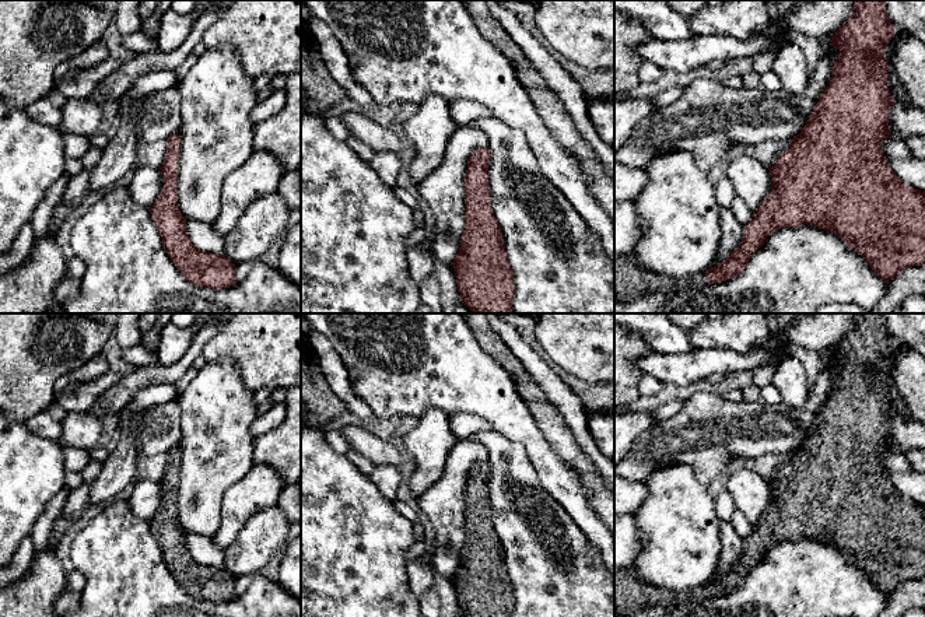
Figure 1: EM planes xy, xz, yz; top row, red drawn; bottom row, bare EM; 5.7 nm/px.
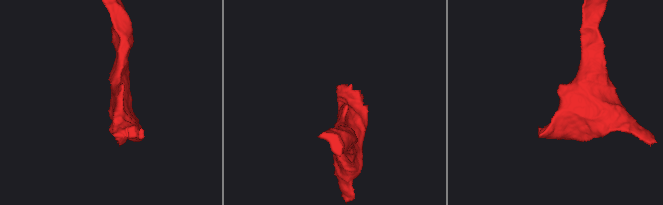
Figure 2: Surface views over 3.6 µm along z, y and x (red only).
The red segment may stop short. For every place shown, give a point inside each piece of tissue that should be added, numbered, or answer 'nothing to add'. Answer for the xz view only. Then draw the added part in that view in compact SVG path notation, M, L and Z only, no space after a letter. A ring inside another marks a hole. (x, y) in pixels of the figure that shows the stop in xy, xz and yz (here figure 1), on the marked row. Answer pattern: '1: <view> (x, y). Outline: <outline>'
nothing to add

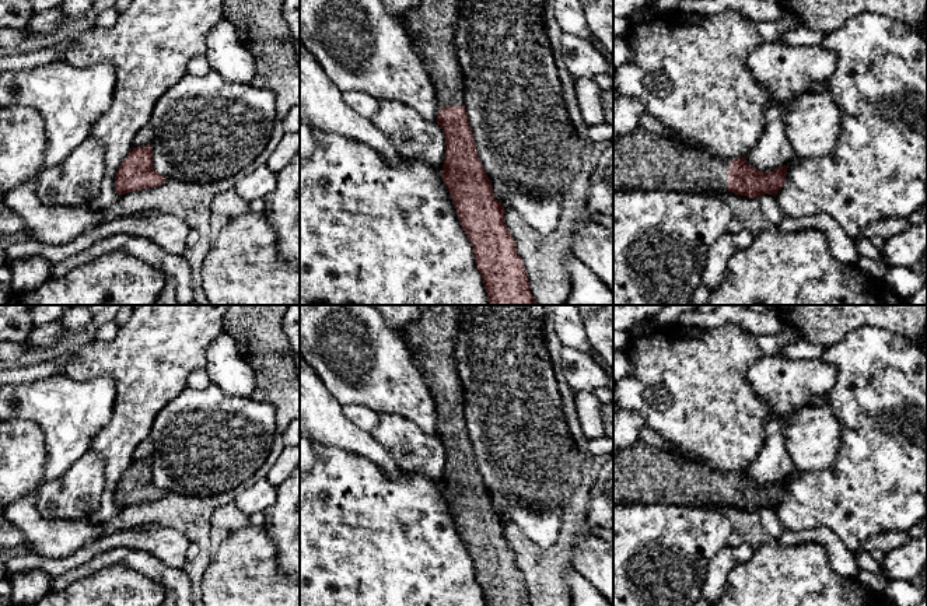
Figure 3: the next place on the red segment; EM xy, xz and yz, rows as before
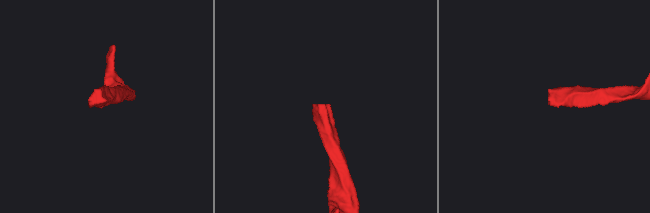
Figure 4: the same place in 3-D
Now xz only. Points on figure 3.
1: xz (433, 23). Outline: M420 0L406 18L434 87L438 109L465 105L464 73L455 49L459 0Z

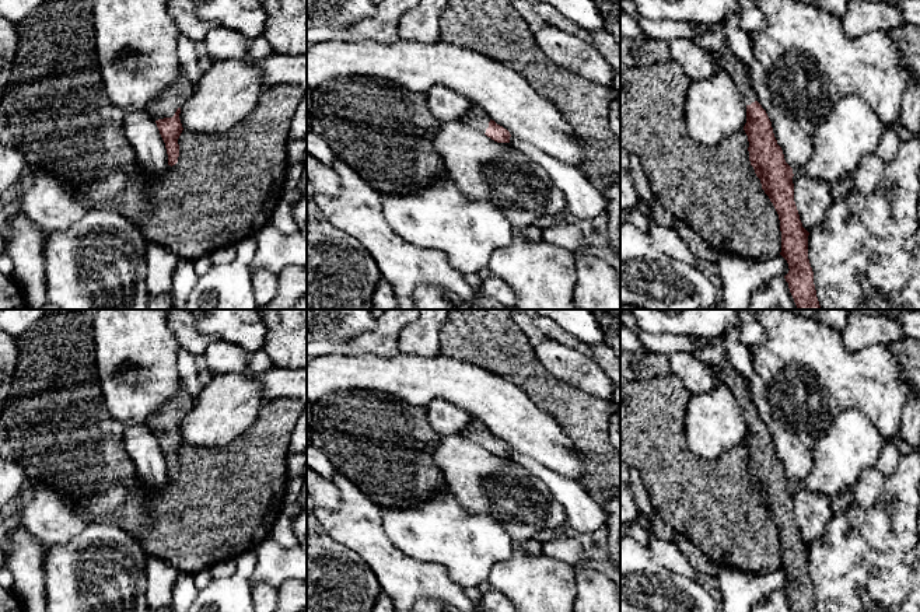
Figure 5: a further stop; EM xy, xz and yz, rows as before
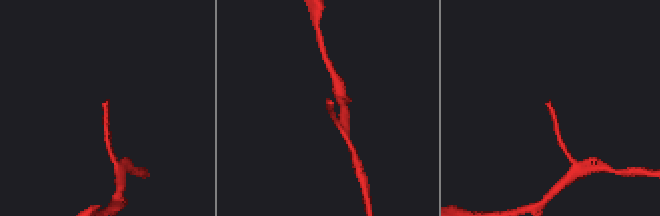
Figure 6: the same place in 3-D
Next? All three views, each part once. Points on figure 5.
1: xy (164, 107). Outline: M181 70L176 81L169 85L160 98L157 98L148 109L153 119L172 118L178 108L193 94L193 85L183 70Z

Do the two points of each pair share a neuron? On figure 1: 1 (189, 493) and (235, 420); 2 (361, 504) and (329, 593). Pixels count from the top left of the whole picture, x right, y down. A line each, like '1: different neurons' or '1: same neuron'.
1: same neuron
2: same neuron

